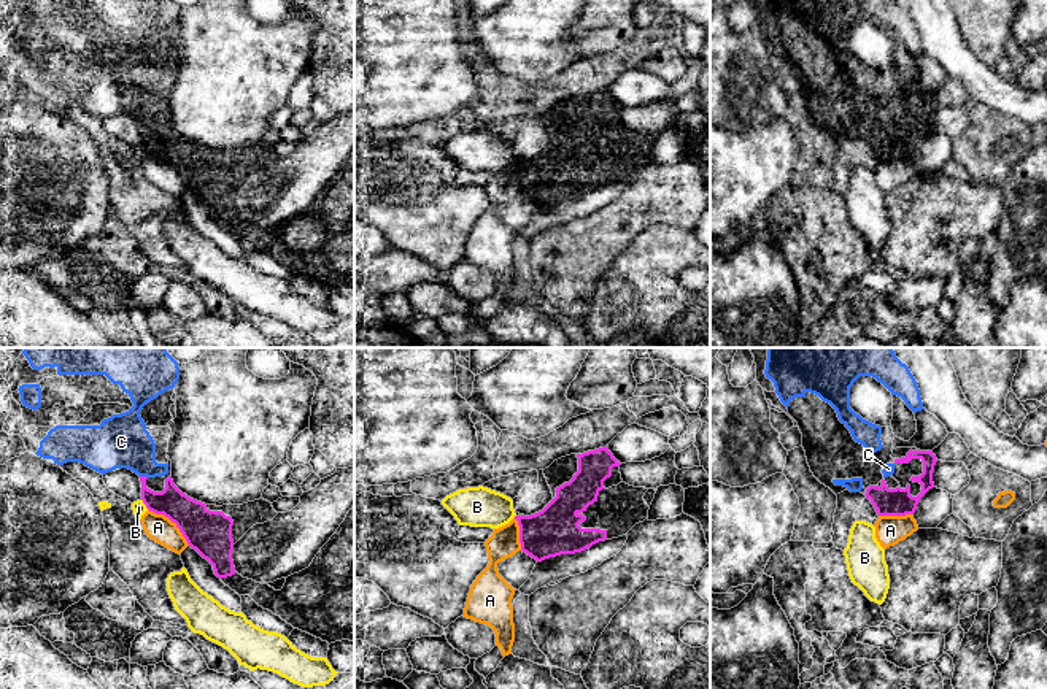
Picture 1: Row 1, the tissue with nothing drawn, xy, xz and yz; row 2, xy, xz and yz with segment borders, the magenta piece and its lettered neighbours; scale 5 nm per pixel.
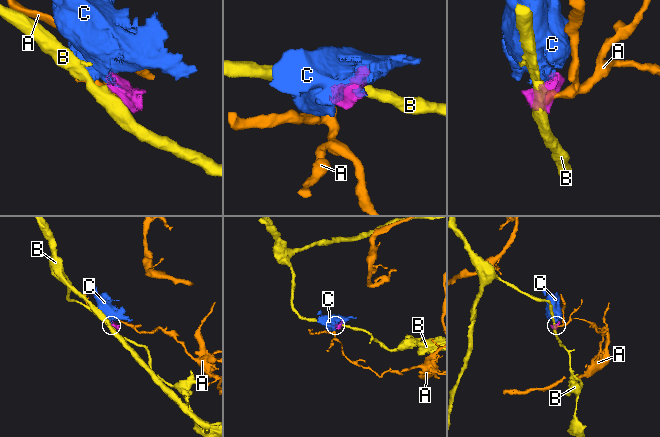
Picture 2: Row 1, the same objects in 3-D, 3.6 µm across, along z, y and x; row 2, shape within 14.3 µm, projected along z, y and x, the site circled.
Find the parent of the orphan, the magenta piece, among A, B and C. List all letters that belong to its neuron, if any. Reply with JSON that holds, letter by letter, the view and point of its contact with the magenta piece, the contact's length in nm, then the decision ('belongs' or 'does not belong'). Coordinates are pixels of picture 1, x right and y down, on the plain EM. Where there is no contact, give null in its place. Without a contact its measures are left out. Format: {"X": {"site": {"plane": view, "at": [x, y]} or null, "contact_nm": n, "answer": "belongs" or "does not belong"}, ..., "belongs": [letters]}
{"A": {"site": {"plane": "xy", "at": [172, 165]}, "contact_nm": 280, "answer": "does not belong"}, "B": {"site": {"plane": "xy", "at": [143, 146]}, "contact_nm": 70, "answer": "does not belong"}, "C": {"site": {"plane": "xy", "at": [143, 121]}, "contact_nm": 40, "answer": "belongs"}, "belongs": ["C"]}

